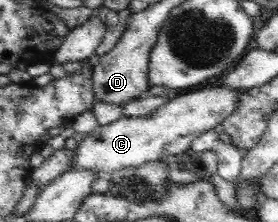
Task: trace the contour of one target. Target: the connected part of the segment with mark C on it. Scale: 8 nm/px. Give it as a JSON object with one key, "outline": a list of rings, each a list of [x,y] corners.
{"outline":[[[204,85],[200,88],[184,91],[167,104],[163,104],[154,114],[147,117],[127,118],[106,126],[99,126],[92,134],[85,135],[80,144],[76,144],[77,154],[69,170],[91,170],[106,176],[123,168],[139,168],[143,164],[164,161],[175,155],[185,153],[201,134],[213,131],[225,118],[234,114],[243,89]]]}

